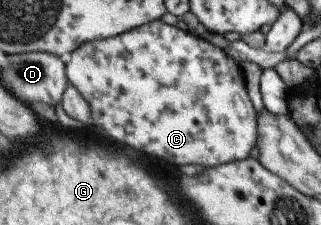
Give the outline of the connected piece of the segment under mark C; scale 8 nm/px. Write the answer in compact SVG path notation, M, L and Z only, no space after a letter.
M161 19L155 20L150 24L145 24L130 32L125 32L120 36L83 44L67 59L67 73L69 82L89 103L94 124L100 130L106 130L106 134L110 134L120 144L130 146L130 148L134 148L134 150L138 150L138 152L142 152L142 154L146 154L150 158L156 158L156 160L162 160L162 162L168 162L168 164L200 164L200 166L213 167L249 159L252 150L256 146L258 147L257 113L254 110L254 104L252 104L252 99L249 95L247 78L241 63L230 58L224 52L224 49L214 46L208 40L194 36L188 30L181 30L174 25L166 24Z

